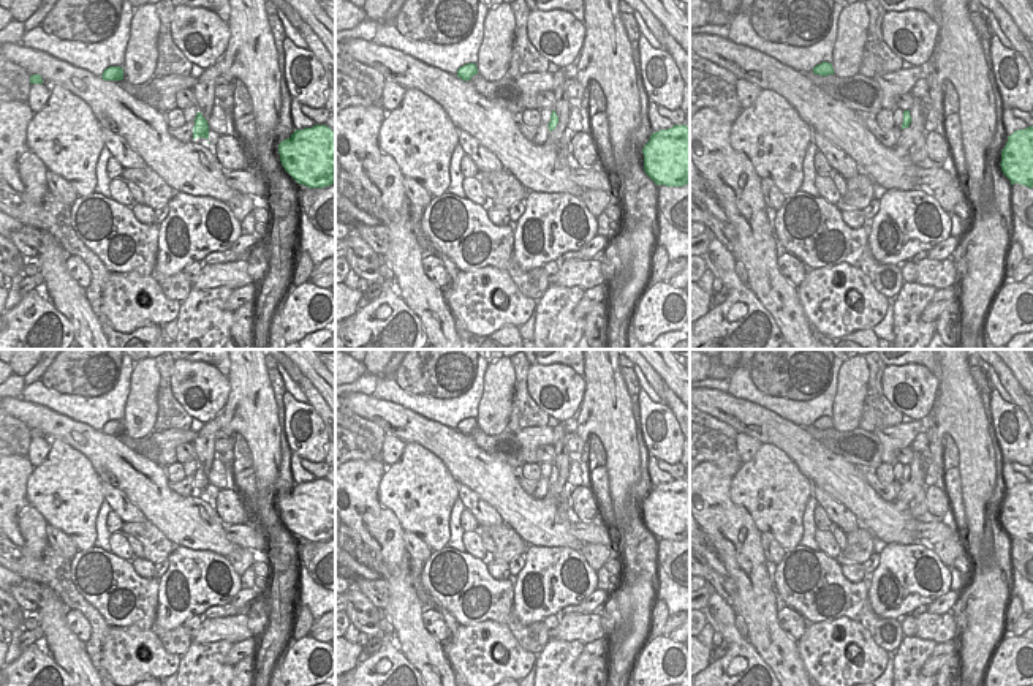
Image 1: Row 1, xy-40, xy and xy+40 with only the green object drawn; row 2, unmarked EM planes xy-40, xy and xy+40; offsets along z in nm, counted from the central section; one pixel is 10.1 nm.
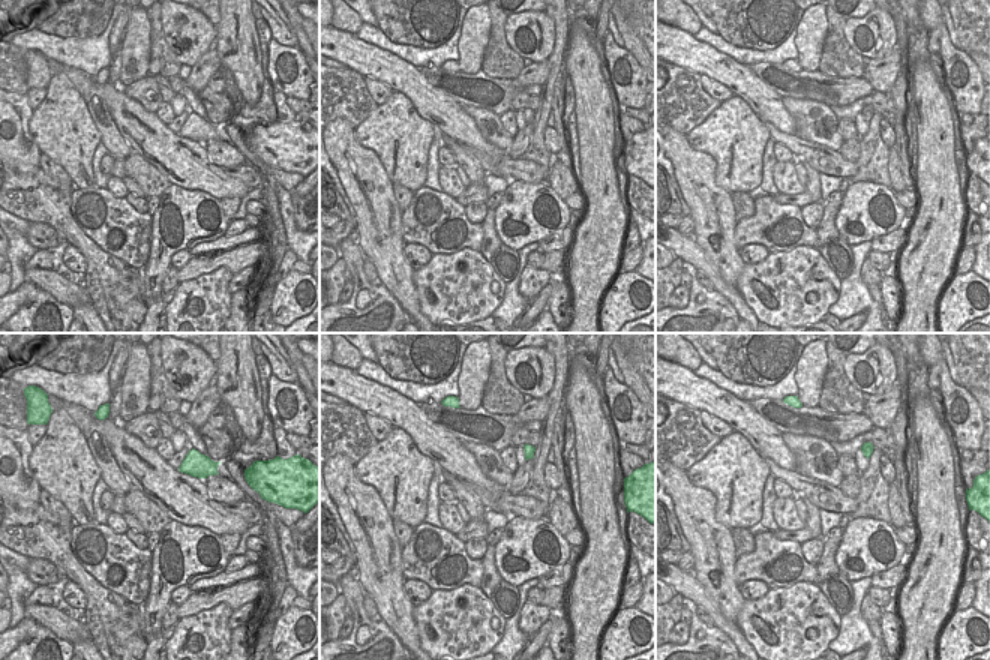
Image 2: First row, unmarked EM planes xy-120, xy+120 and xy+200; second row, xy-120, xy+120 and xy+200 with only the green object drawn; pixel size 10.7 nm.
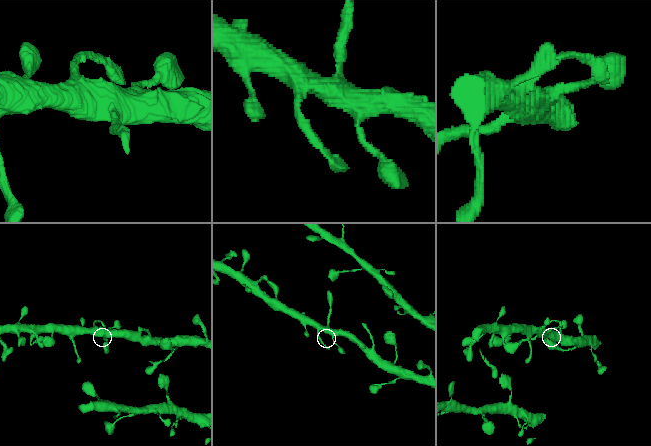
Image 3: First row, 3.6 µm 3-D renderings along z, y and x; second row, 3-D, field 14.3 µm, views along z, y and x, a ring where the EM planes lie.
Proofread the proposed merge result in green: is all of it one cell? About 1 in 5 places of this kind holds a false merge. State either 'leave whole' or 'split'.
leave whole

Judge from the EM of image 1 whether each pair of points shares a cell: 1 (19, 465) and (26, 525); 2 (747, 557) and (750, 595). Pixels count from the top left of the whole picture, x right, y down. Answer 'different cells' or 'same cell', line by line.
1: same cell
2: same cell

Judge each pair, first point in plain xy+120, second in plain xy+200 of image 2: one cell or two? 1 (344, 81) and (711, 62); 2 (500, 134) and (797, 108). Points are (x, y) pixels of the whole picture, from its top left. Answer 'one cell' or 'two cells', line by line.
1: two cells
2: one cell

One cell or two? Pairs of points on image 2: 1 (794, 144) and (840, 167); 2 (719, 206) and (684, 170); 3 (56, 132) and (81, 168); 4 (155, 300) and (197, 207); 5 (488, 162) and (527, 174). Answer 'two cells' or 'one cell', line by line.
1: one cell
2: one cell
3: one cell
4: one cell
5: one cell

